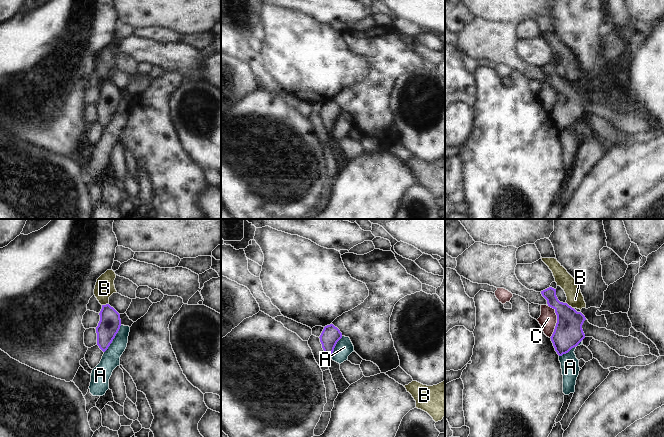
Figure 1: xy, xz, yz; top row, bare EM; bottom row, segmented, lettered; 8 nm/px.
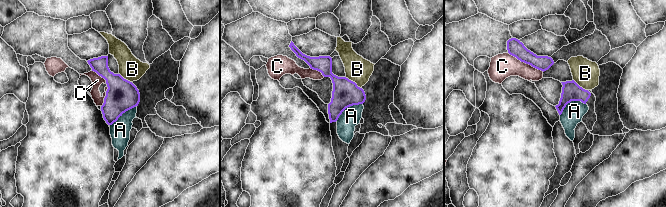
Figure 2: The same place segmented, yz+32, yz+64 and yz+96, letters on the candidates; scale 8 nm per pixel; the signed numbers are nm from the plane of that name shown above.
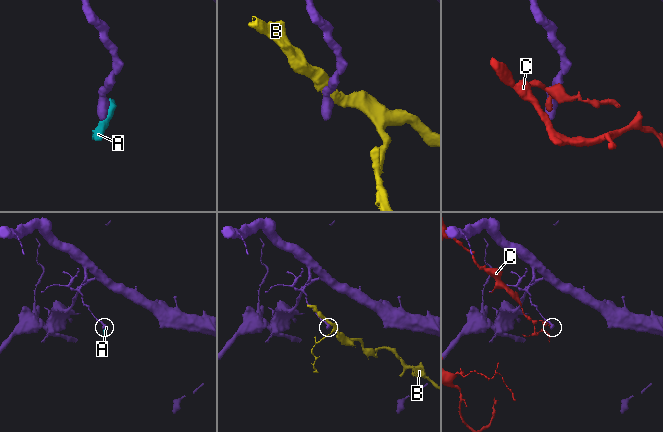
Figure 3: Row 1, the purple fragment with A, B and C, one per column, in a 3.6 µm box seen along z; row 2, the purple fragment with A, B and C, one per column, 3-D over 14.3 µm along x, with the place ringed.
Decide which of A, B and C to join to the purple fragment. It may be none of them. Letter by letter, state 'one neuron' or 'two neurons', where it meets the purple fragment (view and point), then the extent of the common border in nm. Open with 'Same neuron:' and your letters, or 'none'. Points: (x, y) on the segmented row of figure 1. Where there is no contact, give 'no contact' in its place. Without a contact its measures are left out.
Same neuron: none
A: two neurons; meets purple in xy at (113, 338); contact 260 nm long
B: two neurons; meets purple in yz at (570, 306); contact 80 nm long
C: two neurons; meets purple in yz at (557, 321); contact 260 nm long

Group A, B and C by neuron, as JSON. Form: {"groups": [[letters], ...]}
{"groups": [["A"], ["B"], ["C"]]}

